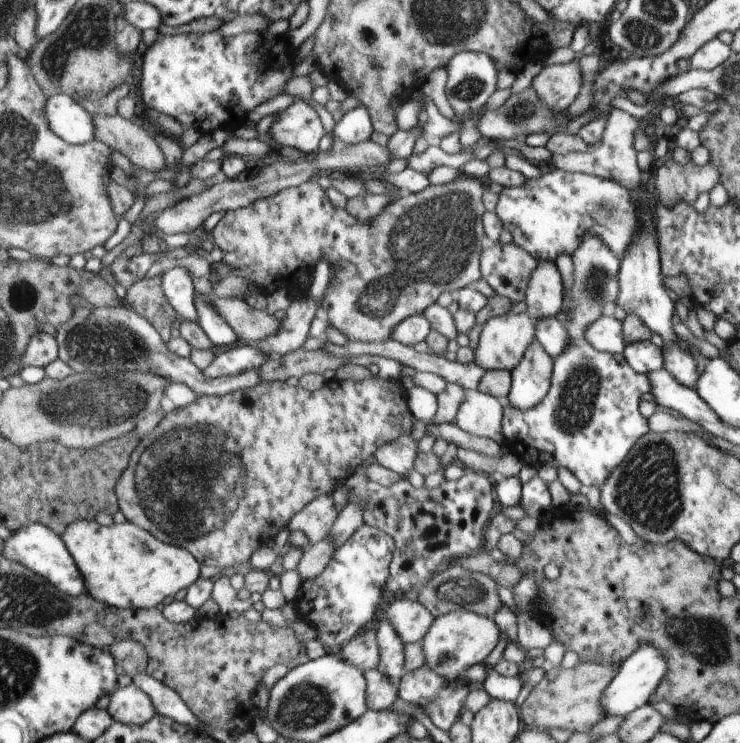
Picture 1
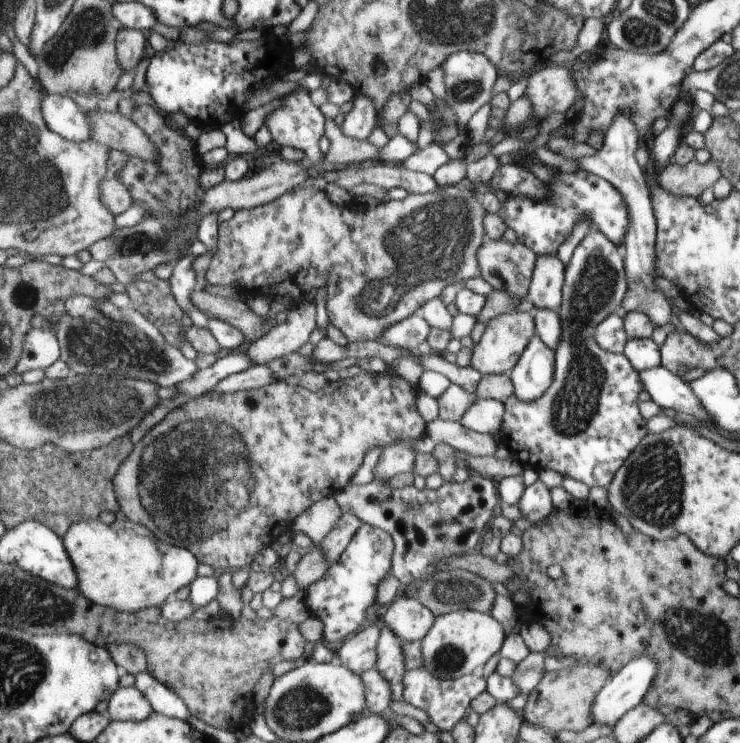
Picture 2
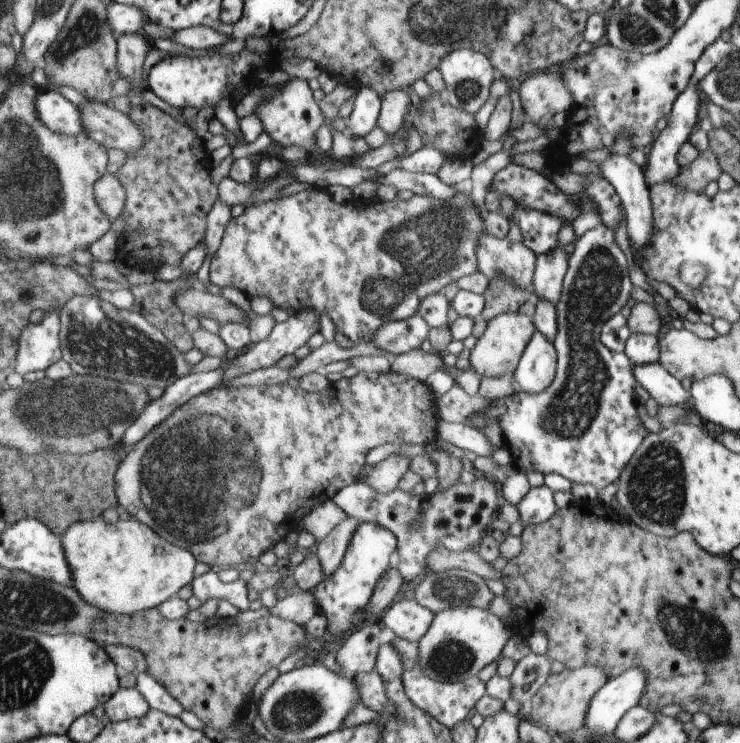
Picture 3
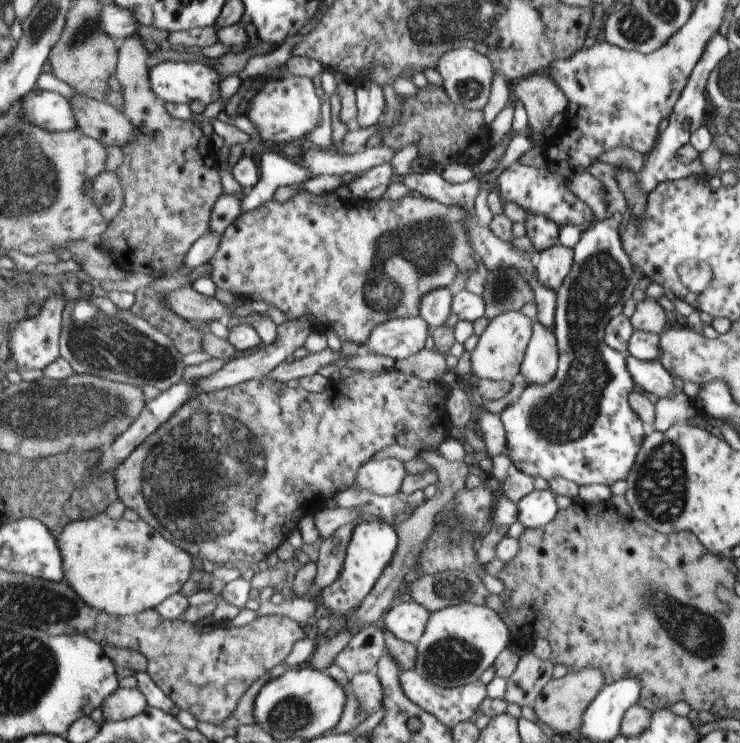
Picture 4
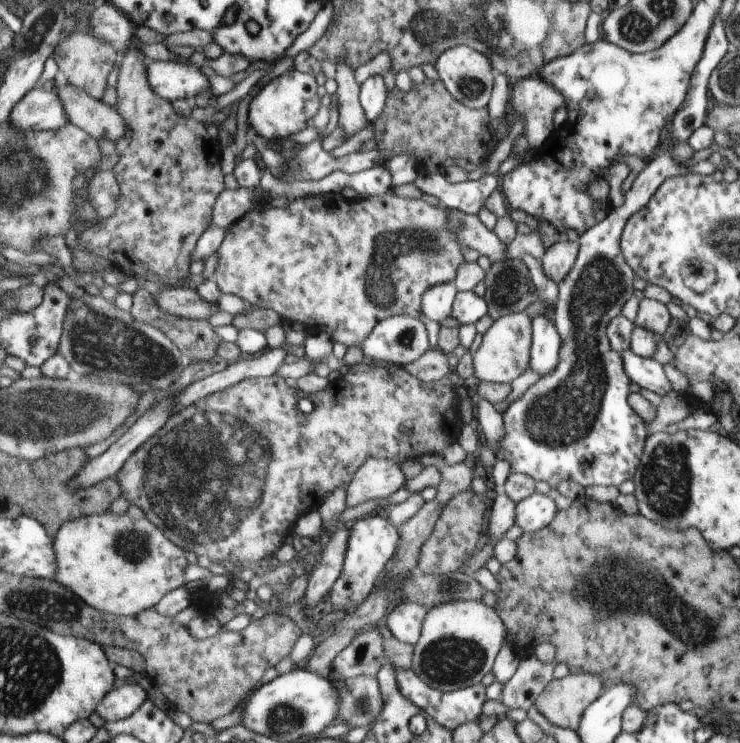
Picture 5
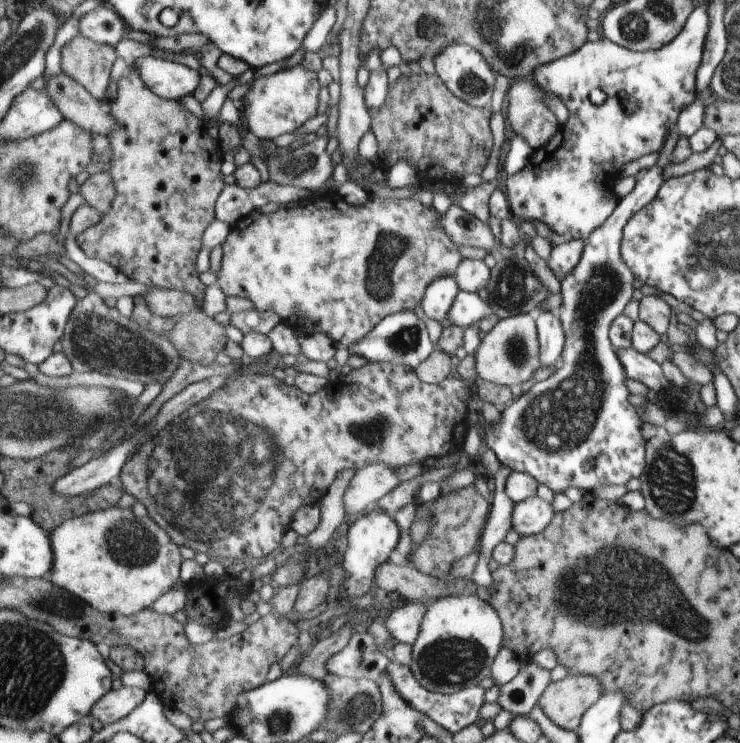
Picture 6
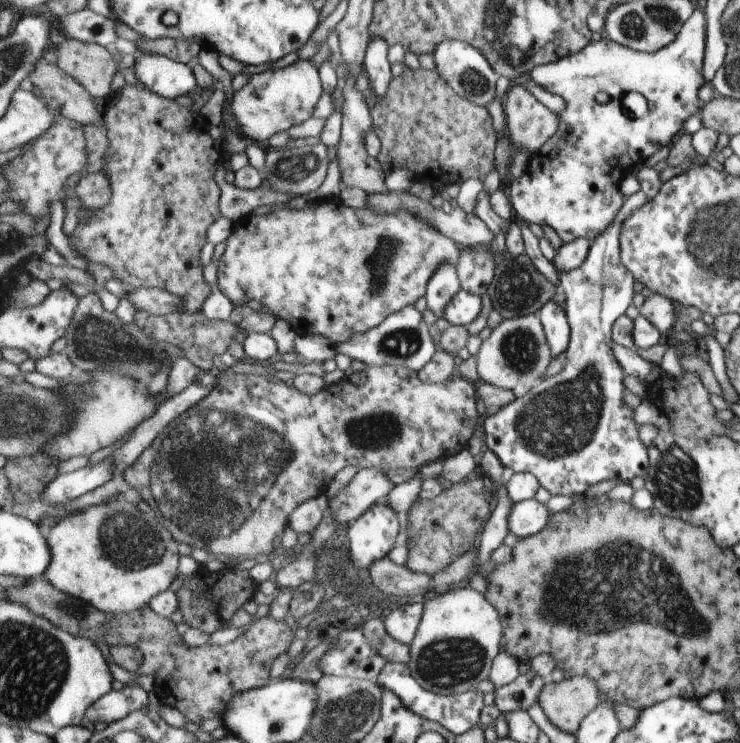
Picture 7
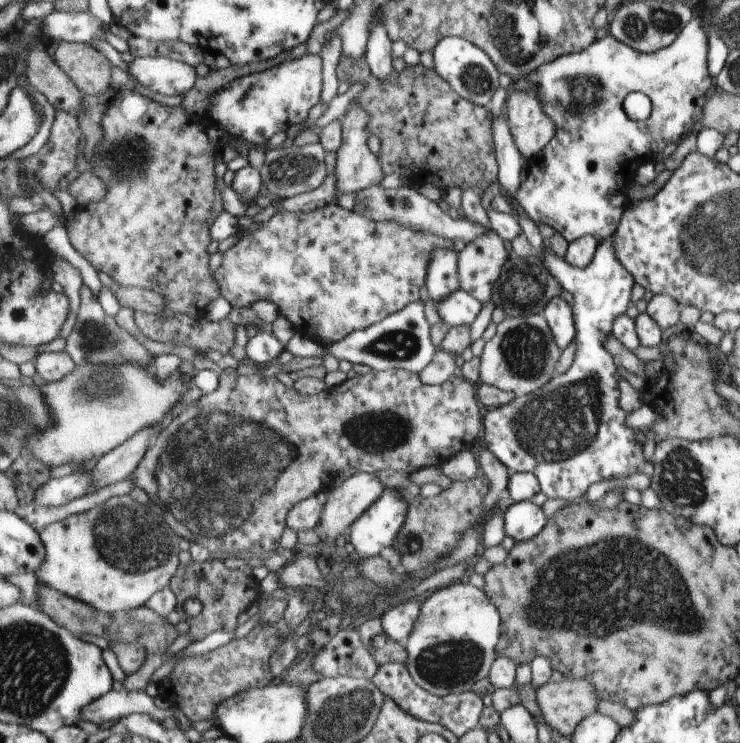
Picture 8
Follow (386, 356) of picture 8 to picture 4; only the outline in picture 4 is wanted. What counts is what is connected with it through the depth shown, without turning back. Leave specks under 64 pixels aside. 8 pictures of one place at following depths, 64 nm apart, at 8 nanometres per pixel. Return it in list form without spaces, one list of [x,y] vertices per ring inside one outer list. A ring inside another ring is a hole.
[[[421,315],[386,320],[372,332],[363,350],[395,361],[406,360],[424,349],[429,331],[429,324]]]

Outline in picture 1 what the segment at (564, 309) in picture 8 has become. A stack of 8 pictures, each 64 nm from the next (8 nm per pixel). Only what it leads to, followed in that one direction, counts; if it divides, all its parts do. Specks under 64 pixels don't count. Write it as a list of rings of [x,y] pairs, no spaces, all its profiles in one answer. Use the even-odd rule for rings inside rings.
[[[534,339],[524,358],[512,370],[512,390],[506,399],[512,408],[528,410],[544,400],[551,385],[553,361]]]

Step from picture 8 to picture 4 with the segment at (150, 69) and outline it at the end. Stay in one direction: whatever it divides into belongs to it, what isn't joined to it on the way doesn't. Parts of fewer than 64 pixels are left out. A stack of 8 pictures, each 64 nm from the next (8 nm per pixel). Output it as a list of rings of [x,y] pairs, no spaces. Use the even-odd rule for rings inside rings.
[[[162,62],[151,68],[151,83],[165,102],[212,104],[222,98],[220,82],[224,80],[216,68],[204,62]]]

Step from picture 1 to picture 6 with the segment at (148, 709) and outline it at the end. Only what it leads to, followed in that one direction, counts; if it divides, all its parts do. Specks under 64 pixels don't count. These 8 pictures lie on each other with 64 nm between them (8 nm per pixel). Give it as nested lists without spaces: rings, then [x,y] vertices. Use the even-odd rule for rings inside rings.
[[[122,687],[111,690],[100,703],[94,707],[92,716],[104,725],[120,722],[146,702],[149,692],[144,688]]]

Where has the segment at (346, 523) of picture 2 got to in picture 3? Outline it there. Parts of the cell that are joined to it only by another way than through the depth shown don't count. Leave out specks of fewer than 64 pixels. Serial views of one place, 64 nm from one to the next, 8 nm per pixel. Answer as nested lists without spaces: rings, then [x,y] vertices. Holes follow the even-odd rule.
[[[348,517],[330,536],[320,542],[317,555],[320,557],[322,566],[324,566],[324,572],[326,572],[324,580],[328,580],[330,576],[334,576],[340,570],[342,559],[358,525],[359,522],[356,518]]]

